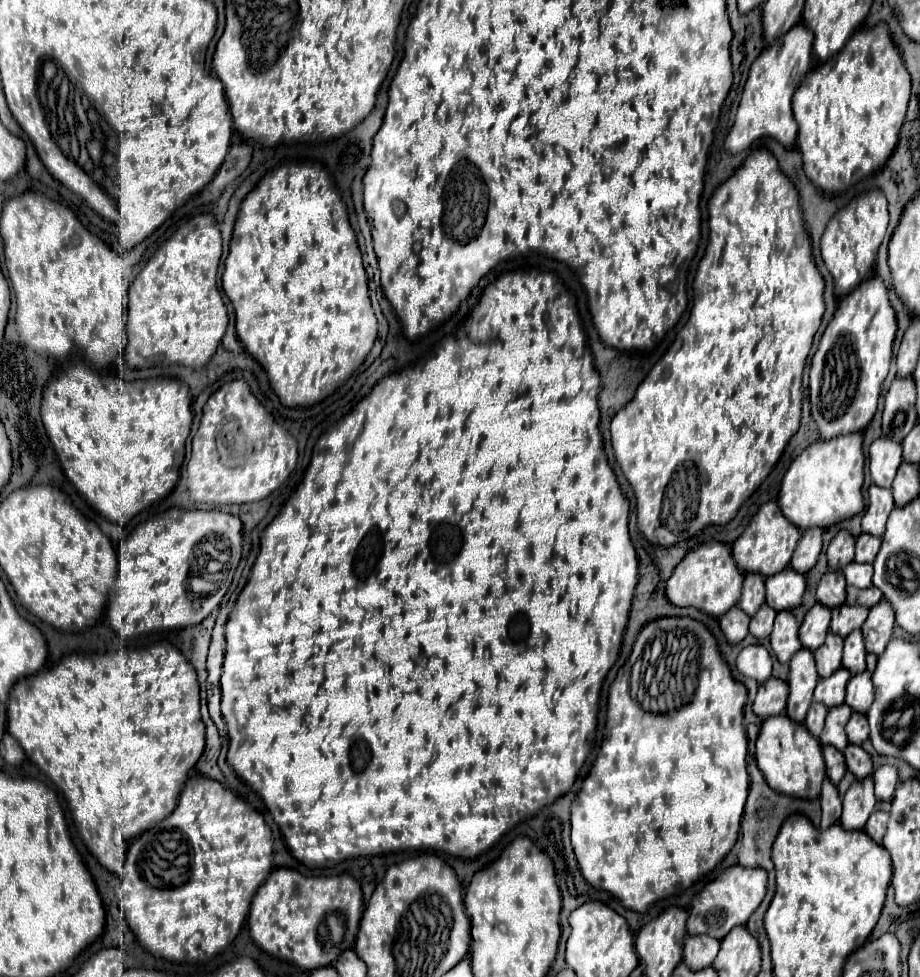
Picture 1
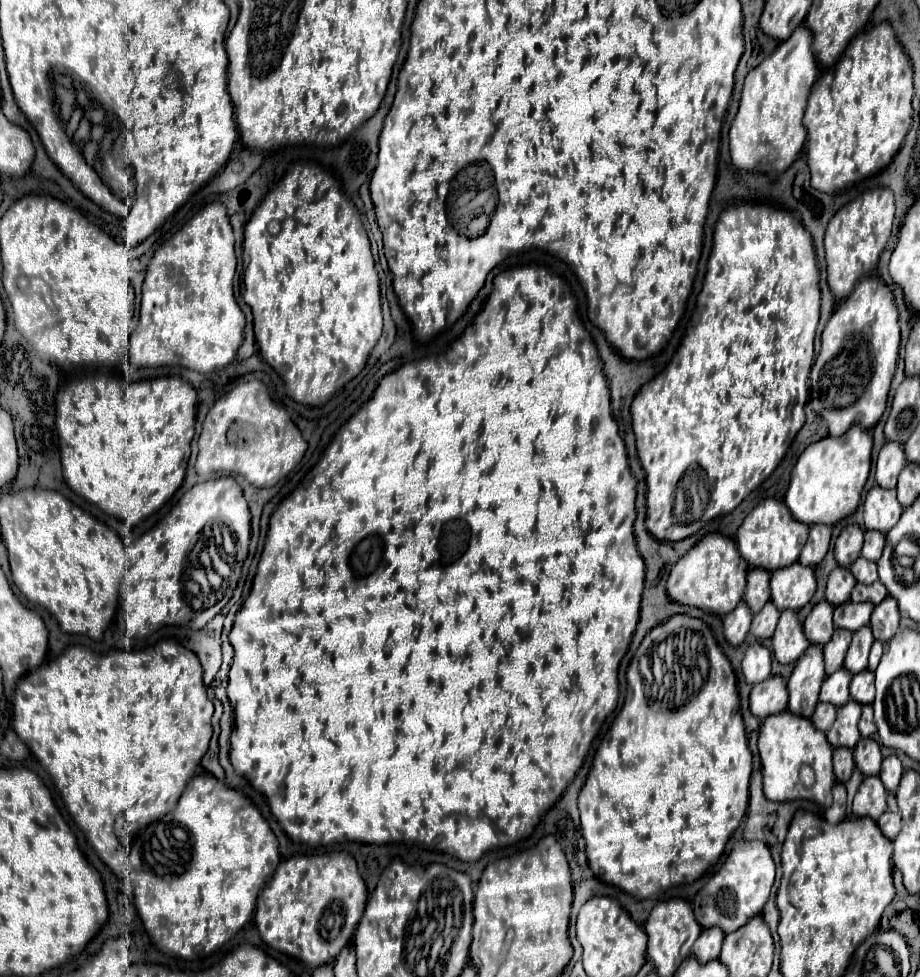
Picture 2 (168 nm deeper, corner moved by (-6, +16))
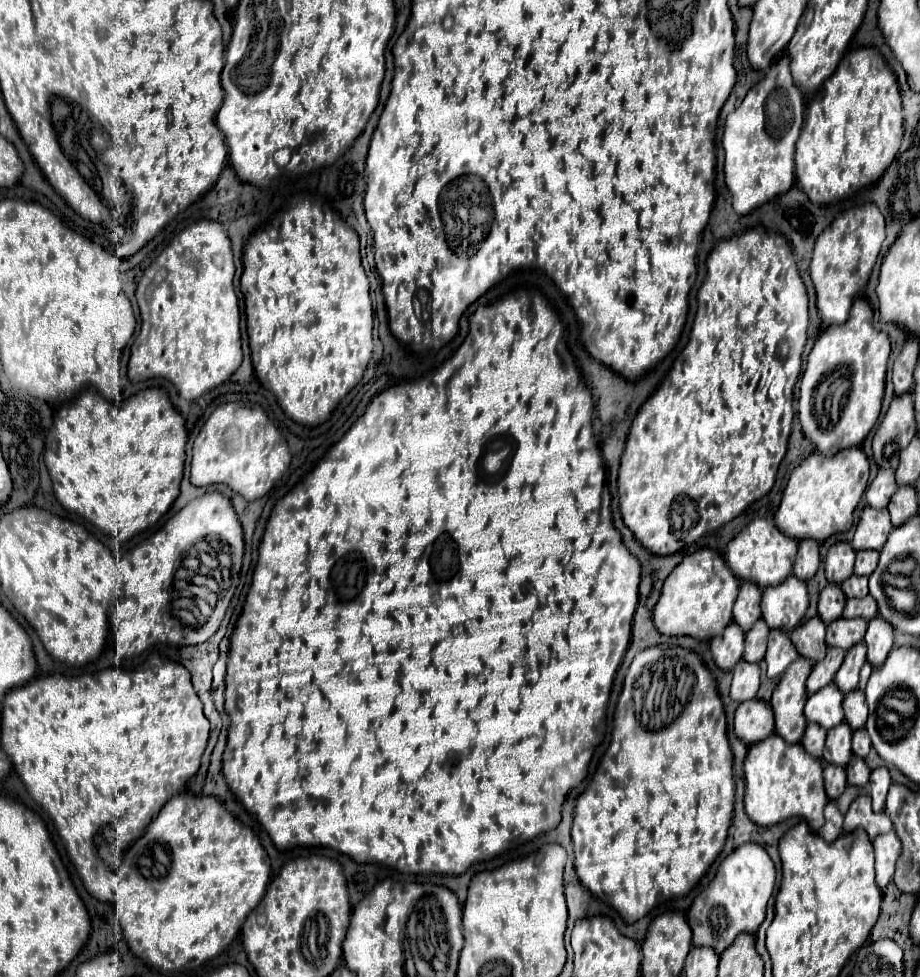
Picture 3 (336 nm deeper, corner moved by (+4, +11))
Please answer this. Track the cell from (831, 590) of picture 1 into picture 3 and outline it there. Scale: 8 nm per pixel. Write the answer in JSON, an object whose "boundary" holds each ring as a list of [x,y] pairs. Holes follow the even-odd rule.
{"boundary":[[[827,585],[819,597],[819,617],[825,623],[839,619],[843,613],[843,607],[845,607],[845,599],[847,597],[845,597],[845,593],[841,593],[839,585]]]}

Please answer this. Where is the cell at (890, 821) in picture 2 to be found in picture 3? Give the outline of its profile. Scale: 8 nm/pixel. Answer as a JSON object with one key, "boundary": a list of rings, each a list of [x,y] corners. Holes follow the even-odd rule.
{"boundary":[[[889,831],[881,837],[877,837],[877,841],[873,841],[873,847],[875,847],[877,885],[879,885],[879,889],[885,891],[885,887],[893,879],[895,865],[897,865],[897,859],[901,855],[901,841],[895,835],[895,831]]]}

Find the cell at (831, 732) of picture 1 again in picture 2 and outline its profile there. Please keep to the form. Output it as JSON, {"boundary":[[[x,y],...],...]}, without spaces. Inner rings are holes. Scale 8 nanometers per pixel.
{"boundary":[[[849,700],[847,704],[839,706],[837,708],[837,718],[835,718],[833,726],[825,734],[829,744],[855,748],[857,740],[861,738],[861,734],[857,730],[859,718],[861,718],[861,704],[857,704],[855,700]]]}

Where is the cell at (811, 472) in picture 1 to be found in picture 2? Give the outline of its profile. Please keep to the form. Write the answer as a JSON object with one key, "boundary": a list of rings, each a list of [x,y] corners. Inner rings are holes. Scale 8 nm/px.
{"boundary":[[[859,424],[851,426],[843,436],[825,436],[809,444],[801,452],[791,472],[789,490],[785,494],[785,504],[789,506],[791,514],[805,524],[821,522],[827,526],[833,526],[835,522],[853,514],[861,502],[863,486],[869,478],[871,448],[873,438]]]}

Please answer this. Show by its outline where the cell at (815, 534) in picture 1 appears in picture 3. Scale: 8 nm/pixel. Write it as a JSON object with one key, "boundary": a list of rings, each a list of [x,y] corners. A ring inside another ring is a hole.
{"boundary":[[[805,539],[799,541],[799,553],[797,553],[797,561],[795,561],[795,569],[793,575],[801,581],[809,581],[817,569],[819,569],[819,543],[813,539]]]}

